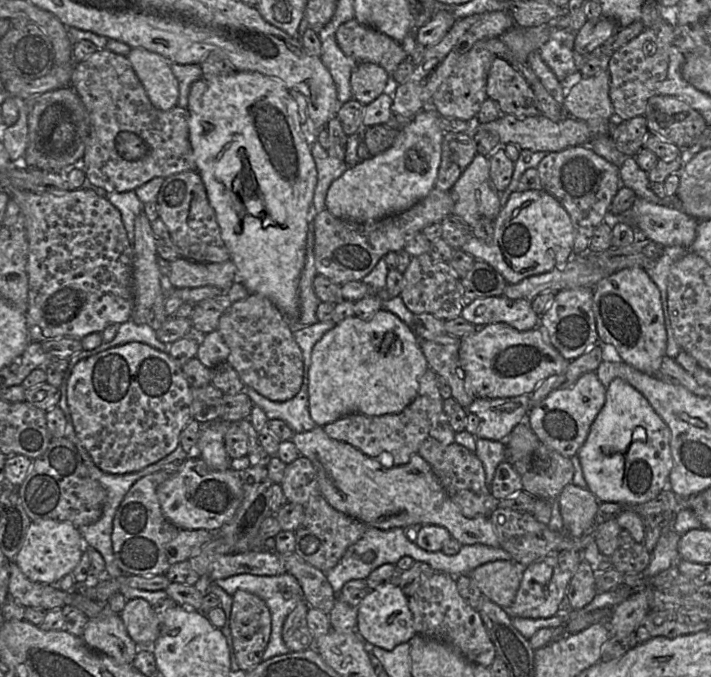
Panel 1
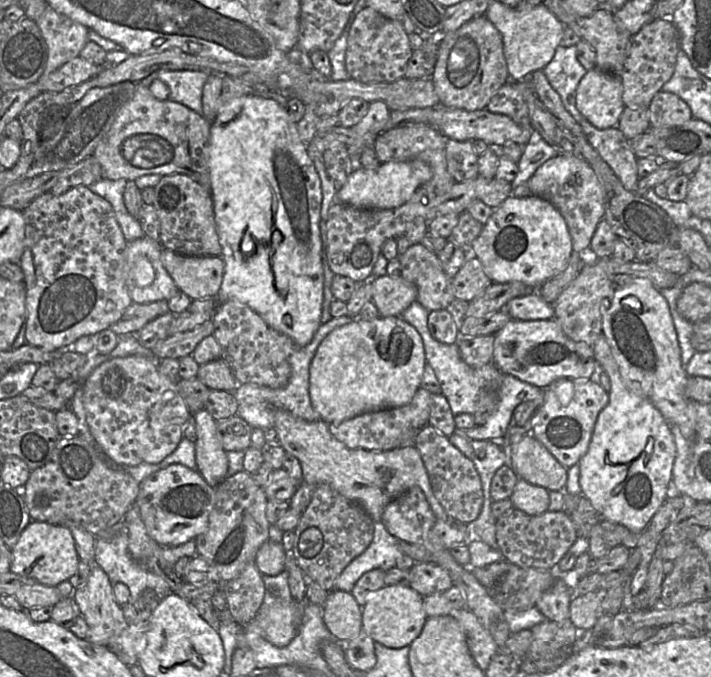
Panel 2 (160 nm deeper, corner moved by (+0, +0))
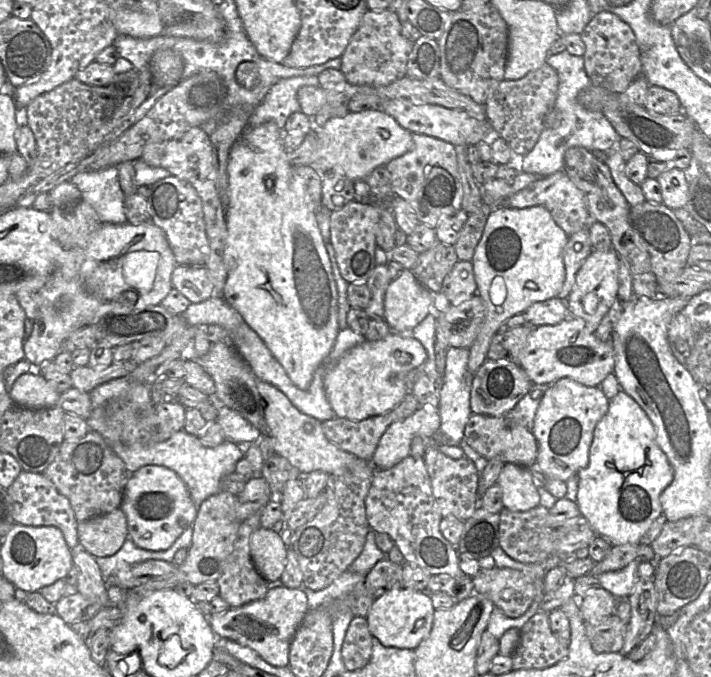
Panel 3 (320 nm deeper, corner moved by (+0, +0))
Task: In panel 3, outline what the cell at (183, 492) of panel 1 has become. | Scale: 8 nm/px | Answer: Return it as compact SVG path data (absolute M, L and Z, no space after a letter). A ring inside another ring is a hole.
M157 465L143 466L130 475L120 509L127 519L128 537L139 548L150 551L169 549L198 514L182 479L171 469Z

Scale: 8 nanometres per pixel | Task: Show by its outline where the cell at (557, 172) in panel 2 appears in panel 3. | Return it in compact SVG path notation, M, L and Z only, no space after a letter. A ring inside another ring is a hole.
M564 170L557 171L532 182L529 186L510 196L507 200L507 205L512 208L544 206L550 212L557 225L568 236L583 228L589 228L592 222L584 193L572 182Z

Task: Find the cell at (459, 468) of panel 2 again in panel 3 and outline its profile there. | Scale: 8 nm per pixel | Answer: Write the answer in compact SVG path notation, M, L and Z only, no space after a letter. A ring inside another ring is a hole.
M435 447L426 448L424 460L433 497L442 518L453 517L462 521L469 519L479 506L479 473L473 461L466 455L460 459L452 459Z

